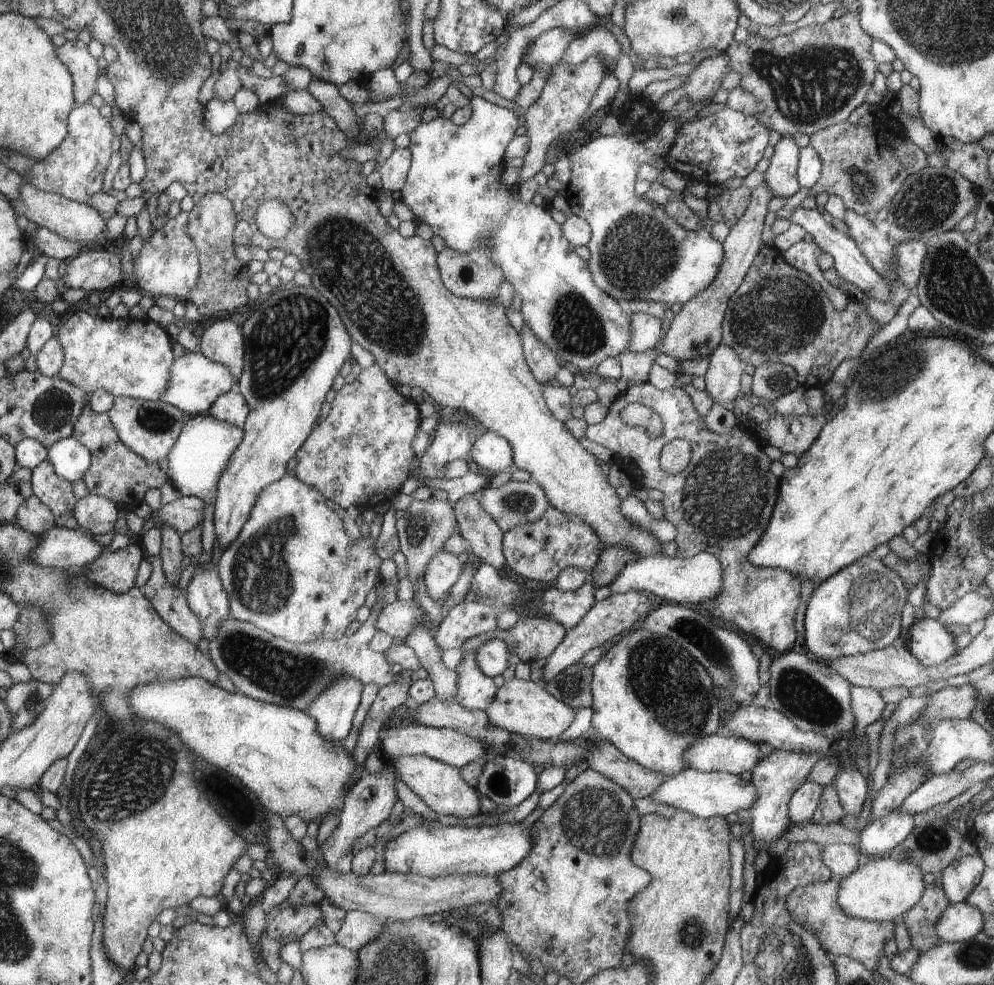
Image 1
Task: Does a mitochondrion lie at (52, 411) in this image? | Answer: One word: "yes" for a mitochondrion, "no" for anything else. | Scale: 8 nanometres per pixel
yes

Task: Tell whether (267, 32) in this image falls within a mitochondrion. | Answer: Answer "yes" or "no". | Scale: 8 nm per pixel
no

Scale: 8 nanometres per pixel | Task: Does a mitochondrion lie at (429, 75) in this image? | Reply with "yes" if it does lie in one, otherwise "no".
no

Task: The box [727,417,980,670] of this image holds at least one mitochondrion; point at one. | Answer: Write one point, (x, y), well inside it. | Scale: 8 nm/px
(866, 617)

